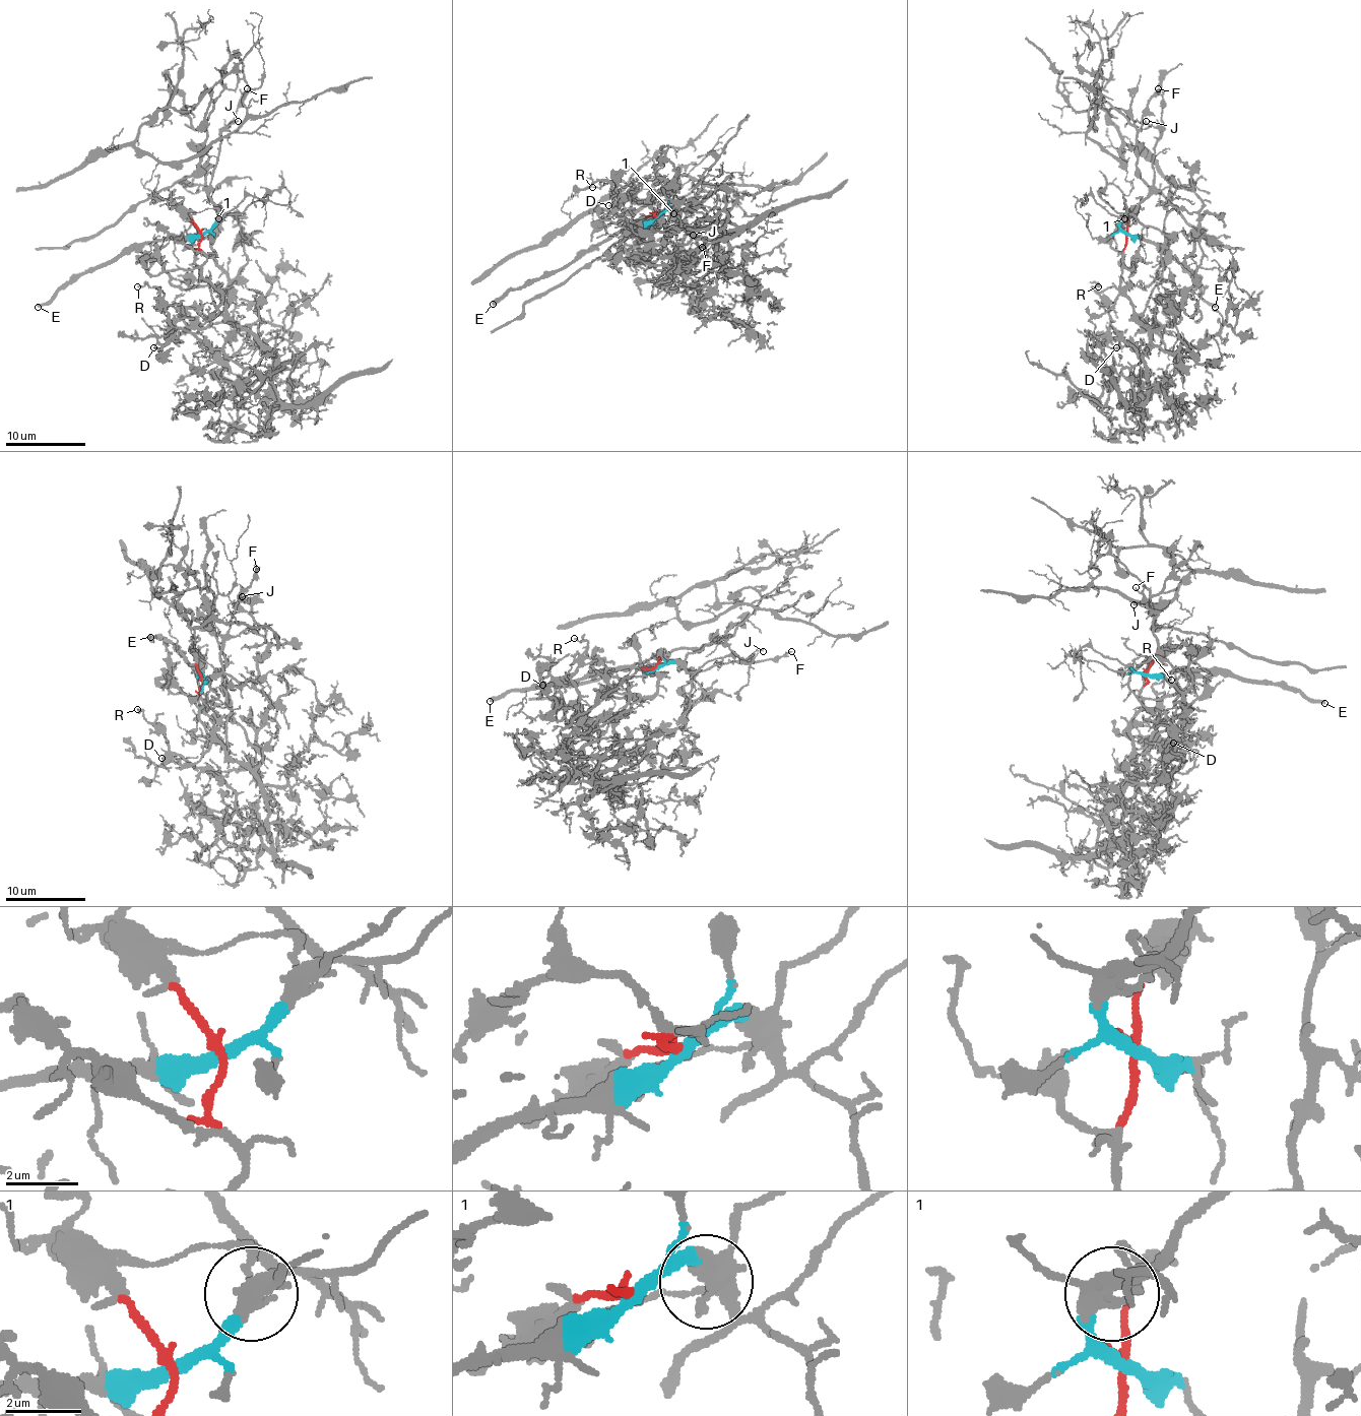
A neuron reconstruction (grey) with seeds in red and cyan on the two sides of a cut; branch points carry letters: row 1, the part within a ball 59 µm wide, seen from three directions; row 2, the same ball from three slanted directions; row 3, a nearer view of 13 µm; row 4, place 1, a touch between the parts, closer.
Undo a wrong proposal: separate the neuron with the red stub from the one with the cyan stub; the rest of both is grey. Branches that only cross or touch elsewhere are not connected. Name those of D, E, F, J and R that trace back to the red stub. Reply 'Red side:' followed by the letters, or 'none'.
Red side: D, R

